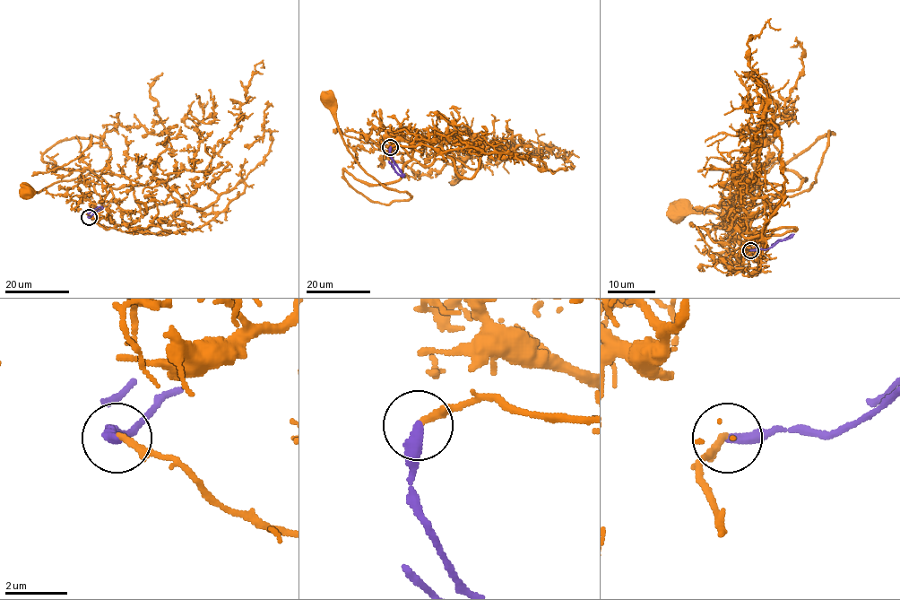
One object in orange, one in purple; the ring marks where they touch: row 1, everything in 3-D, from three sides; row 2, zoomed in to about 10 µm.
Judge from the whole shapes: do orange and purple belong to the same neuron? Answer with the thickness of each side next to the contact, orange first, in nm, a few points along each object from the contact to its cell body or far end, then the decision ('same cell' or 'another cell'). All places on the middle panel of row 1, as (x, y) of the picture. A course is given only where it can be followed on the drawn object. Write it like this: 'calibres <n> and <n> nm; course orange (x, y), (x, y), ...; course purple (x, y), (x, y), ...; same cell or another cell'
calibres 240 and 360 nm; course orange (390, 147), (546, 168), (343, 169), (372, 201), (411, 196), (329, 101); course purple (390, 147), (391, 159), (402, 176), (388, 161); another cell

